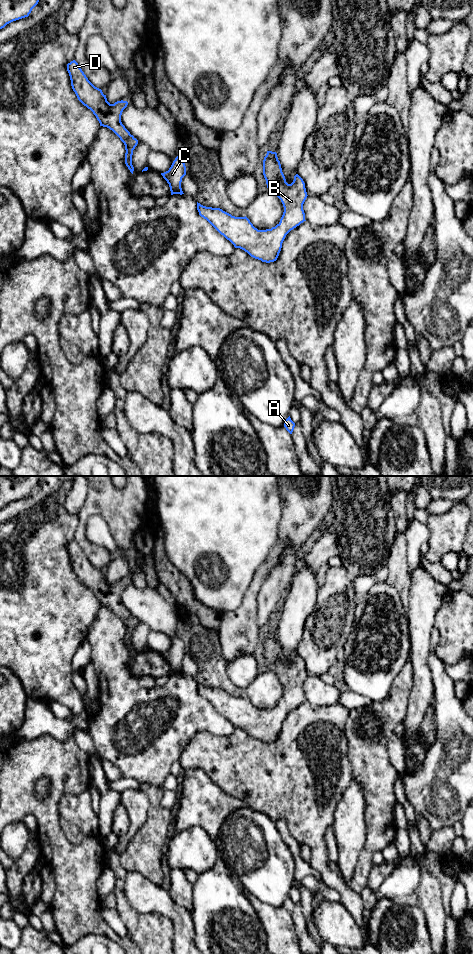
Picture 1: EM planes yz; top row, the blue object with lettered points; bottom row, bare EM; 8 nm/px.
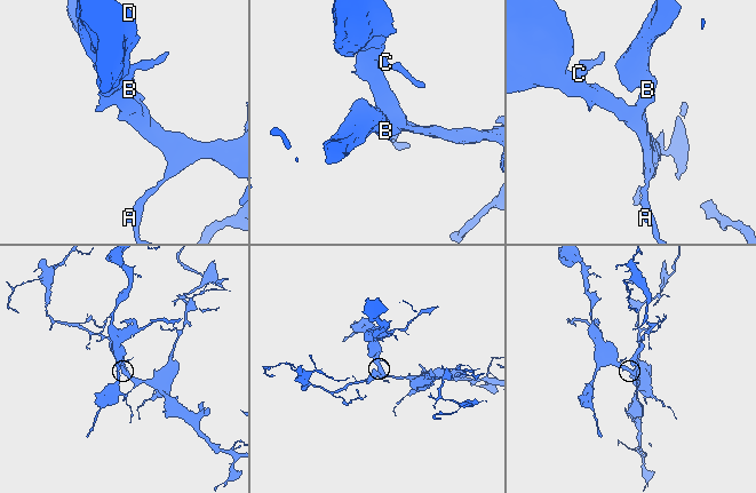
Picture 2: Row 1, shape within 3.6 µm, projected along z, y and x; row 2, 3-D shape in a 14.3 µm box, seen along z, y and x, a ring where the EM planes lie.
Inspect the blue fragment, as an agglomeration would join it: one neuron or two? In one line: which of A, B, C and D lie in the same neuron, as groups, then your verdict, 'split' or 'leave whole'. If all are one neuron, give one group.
groups A B C D; leave whole

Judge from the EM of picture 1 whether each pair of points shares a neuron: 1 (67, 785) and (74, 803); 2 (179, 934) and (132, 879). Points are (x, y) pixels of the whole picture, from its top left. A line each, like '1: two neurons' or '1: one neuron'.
1: two neurons
2: one neuron

